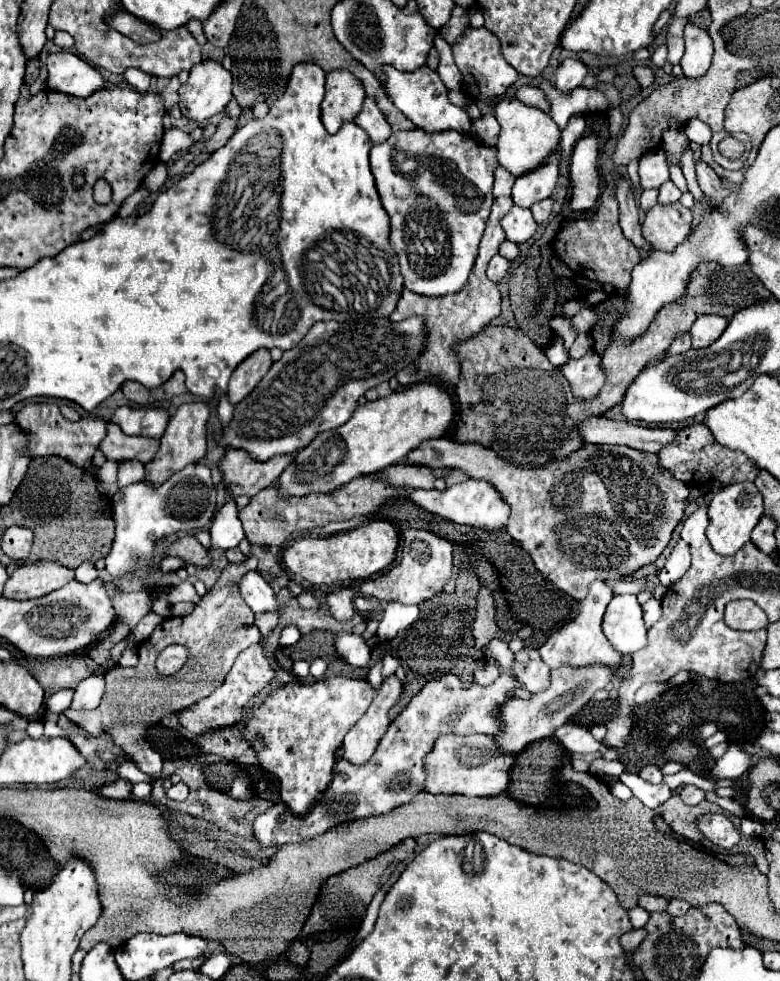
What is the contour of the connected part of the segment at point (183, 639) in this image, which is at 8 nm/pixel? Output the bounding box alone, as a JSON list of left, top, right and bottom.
[65,557,261,781]

